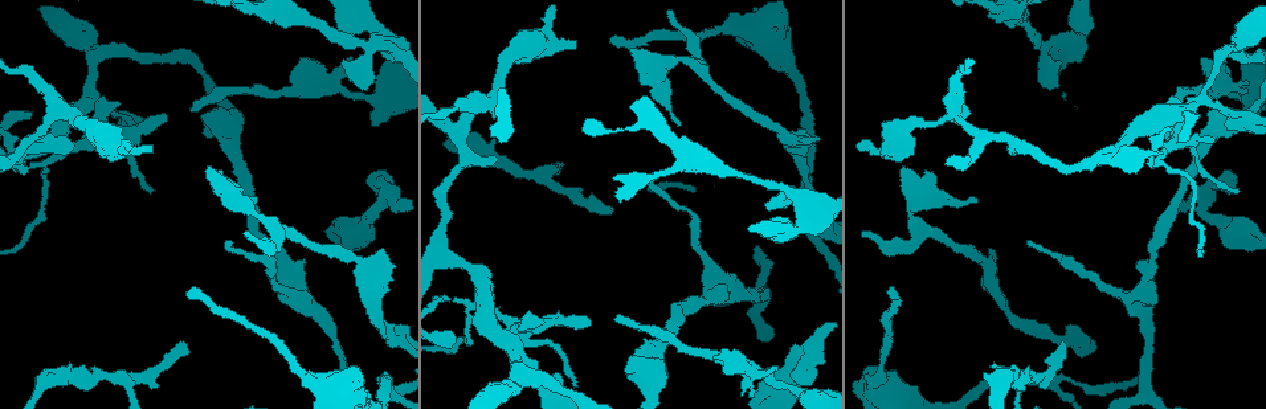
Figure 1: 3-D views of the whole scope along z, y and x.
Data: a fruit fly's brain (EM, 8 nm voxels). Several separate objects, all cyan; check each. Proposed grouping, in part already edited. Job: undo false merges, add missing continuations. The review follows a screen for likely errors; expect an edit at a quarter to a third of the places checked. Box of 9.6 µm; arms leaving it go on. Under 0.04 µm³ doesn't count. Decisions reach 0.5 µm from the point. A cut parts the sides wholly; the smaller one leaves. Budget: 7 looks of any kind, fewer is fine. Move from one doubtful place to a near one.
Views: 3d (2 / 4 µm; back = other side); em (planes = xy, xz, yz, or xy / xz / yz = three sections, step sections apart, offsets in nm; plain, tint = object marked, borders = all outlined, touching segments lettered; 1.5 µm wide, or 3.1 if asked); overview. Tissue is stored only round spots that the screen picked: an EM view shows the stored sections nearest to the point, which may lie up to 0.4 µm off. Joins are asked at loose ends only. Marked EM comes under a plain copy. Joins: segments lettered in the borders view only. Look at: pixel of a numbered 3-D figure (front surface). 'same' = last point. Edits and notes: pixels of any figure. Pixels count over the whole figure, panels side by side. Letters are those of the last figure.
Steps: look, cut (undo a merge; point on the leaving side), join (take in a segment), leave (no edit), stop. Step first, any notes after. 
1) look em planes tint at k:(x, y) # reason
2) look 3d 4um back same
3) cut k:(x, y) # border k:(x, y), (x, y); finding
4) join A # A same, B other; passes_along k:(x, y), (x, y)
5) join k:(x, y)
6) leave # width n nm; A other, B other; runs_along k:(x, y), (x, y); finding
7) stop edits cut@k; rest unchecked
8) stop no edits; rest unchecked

look em planes borders at 1:(1236, 188) # thin end

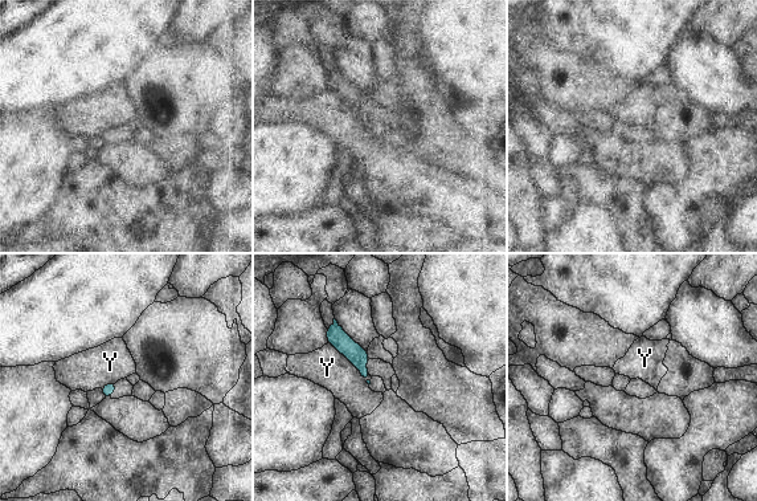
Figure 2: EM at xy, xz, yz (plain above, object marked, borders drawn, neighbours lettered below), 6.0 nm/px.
leave # Y other; runs_along 2:(335, 326), (364, 373); none of them fits

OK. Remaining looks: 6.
look em planes borders at 1:(819, 389) # stops while still wide

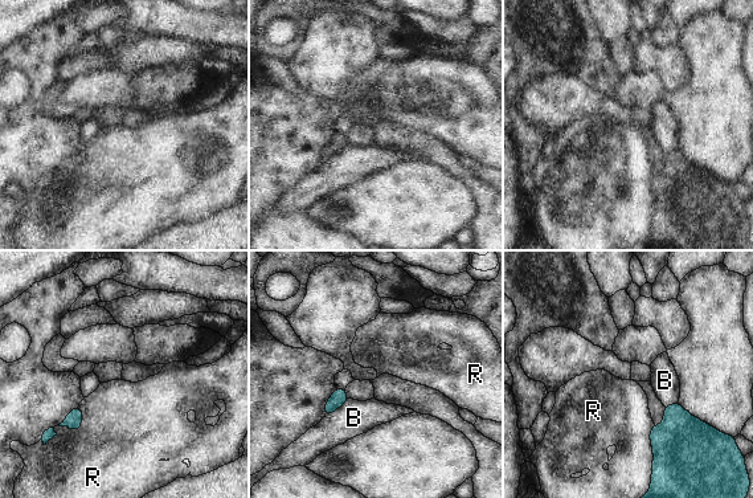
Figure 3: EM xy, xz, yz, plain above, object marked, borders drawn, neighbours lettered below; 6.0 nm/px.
leave # longest_contact R 400 nm; B other, R other; no lettered segment goes on from it

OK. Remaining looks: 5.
look 3d 4um at 1:(183, 340) # branch stops here

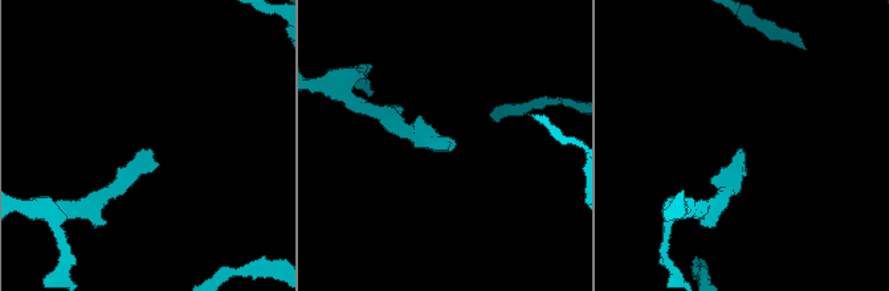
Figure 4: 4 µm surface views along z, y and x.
look em planes tint at 4:(151, 151) # now the EM

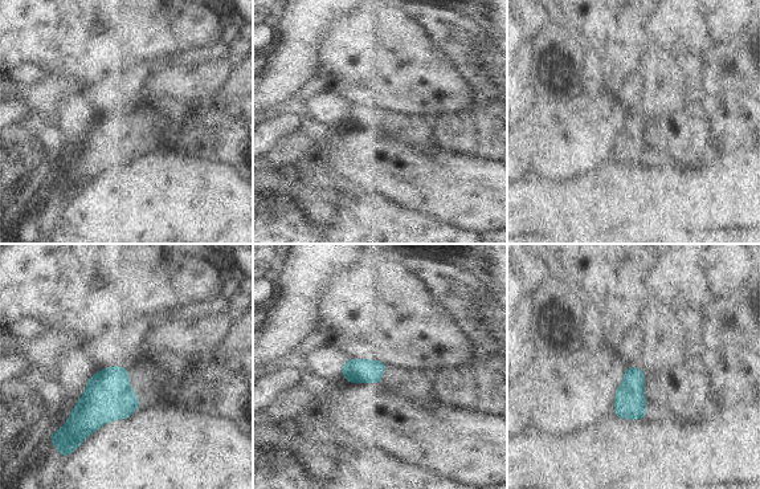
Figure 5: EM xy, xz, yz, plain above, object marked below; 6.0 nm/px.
look em planes borders same

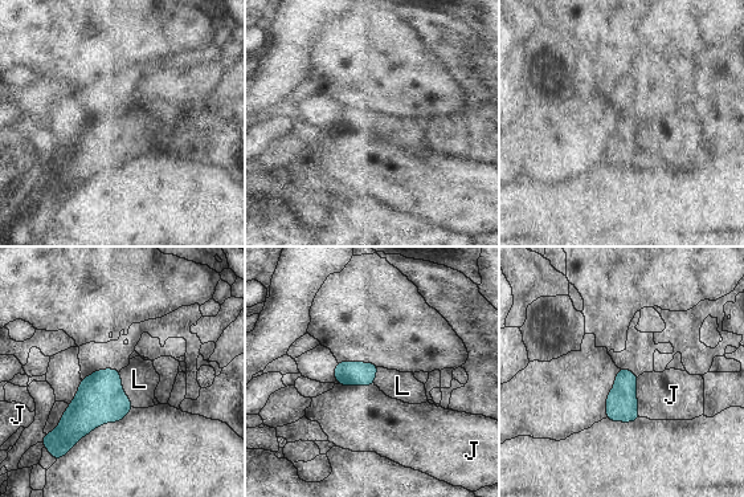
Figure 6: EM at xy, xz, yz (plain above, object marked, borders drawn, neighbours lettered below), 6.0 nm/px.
join L # J other, L same; passes_along 6:(101, 399), (122, 390), (139, 379); the neuron continues

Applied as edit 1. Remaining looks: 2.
stop edits join@6; rest unchecked

